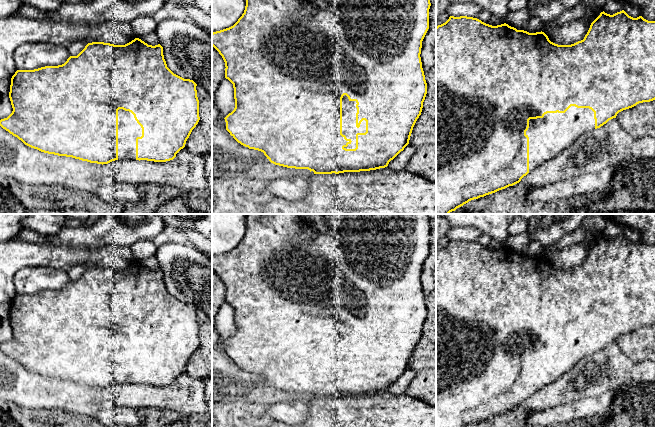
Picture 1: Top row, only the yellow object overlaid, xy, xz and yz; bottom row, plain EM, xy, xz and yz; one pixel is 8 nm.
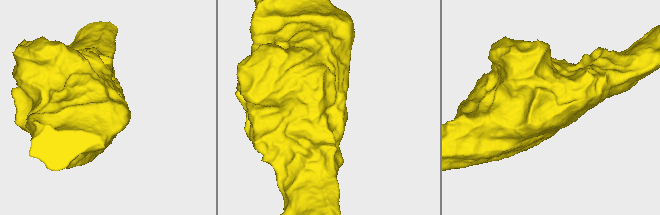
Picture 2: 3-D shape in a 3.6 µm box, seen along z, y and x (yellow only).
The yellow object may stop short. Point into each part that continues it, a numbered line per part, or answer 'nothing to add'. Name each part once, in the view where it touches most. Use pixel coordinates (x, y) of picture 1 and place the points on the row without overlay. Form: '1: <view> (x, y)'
1: xz (349, 334)

